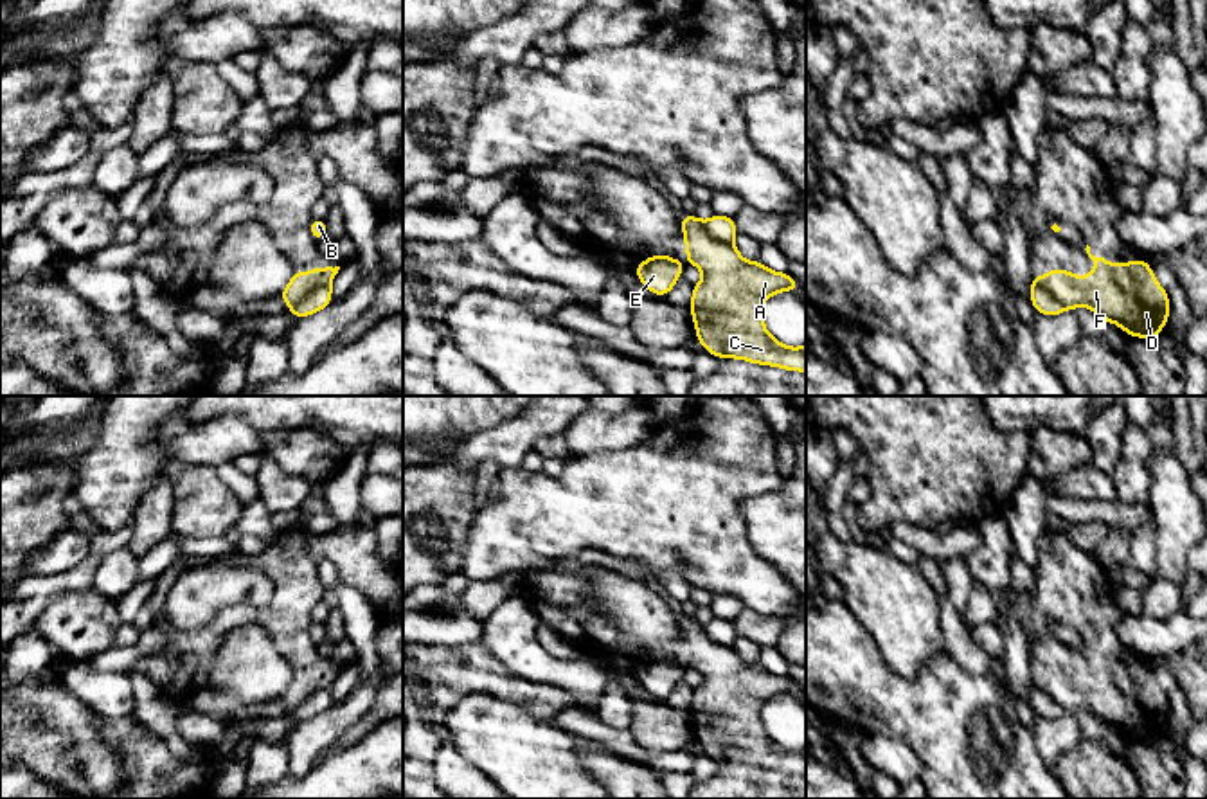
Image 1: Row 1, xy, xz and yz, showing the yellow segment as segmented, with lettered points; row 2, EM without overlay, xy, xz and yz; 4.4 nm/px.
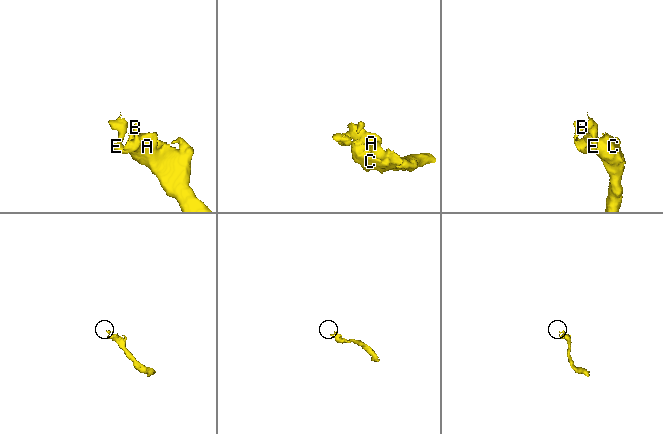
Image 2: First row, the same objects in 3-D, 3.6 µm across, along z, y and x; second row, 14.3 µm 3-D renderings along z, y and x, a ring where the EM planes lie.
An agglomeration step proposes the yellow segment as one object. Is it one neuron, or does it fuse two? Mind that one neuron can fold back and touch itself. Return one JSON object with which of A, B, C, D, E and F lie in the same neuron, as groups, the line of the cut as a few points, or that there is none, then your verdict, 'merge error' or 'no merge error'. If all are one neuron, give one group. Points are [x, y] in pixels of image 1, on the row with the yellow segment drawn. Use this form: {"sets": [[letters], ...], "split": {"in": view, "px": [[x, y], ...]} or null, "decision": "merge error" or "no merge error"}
{"sets": [["A", "C", "D", "F"], ["B", "E"]], "split": {"in": "xy", "px": [[328, 285], [315, 287], [292, 306]]}, "decision": "merge error"}

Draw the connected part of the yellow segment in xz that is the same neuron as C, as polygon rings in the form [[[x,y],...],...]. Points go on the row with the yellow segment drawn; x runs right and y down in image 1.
[[[694,214],[682,216],[680,223],[689,265],[703,270],[689,306],[703,349],[718,358],[806,373],[806,346],[782,346],[766,331],[761,315],[768,297],[797,292],[800,284],[788,272],[745,261],[732,243],[711,238]]]

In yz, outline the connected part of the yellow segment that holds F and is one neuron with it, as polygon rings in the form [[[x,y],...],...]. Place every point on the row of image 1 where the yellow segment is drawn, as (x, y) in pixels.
[[[1088,245],[1085,250],[1094,261],[1092,275],[1081,277],[1059,266],[1047,275],[1036,275],[1033,279],[1065,308],[1076,310],[1077,306],[1088,306],[1104,322],[1113,322],[1124,329],[1128,337],[1155,340],[1169,319],[1169,299],[1167,290],[1155,281],[1153,268],[1146,259],[1110,265],[1104,257],[1092,256]]]

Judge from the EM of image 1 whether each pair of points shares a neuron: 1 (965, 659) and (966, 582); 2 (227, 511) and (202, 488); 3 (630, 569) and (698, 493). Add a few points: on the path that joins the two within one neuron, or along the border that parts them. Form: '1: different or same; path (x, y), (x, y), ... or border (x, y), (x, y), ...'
1: same; path (957, 639), (954, 627), (956, 601)
2: same; path (222, 508), (207, 493)
3: different; border (596, 549), (643, 562), (653, 569)

